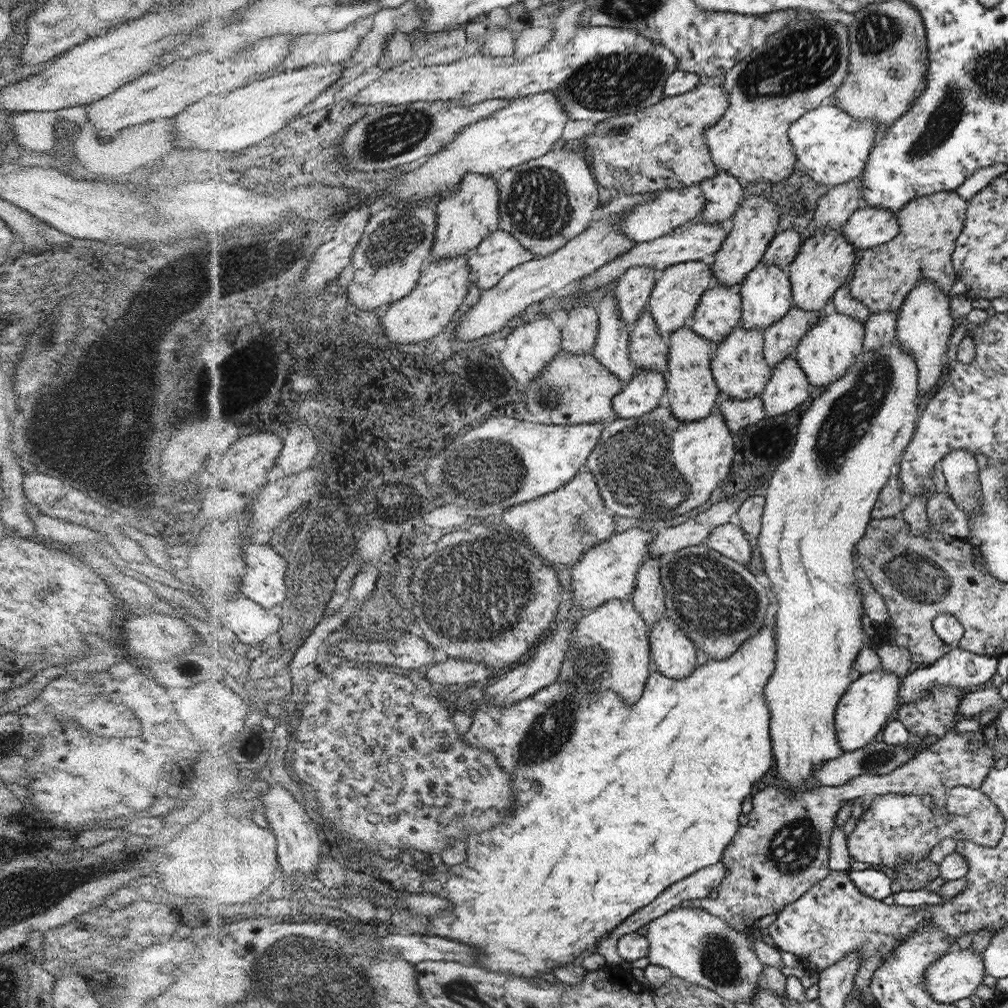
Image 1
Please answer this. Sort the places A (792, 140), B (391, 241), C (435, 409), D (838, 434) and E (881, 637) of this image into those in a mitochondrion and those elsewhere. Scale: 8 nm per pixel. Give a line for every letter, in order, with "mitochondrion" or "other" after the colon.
A: other
B: mitochondrion
C: other
D: mitochondrion
E: other

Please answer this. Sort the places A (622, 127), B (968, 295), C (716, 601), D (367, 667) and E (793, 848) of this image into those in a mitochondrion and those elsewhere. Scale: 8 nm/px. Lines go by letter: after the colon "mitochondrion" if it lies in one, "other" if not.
A: mitochondrion
B: other
C: mitochondrion
D: other
E: mitochondrion

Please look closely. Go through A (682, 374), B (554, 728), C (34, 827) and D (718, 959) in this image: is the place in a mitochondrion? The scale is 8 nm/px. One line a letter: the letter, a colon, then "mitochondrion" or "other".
A: other
B: mitochondrion
C: other
D: mitochondrion

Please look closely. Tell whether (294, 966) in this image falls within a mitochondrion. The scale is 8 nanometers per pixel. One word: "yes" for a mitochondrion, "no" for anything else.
yes

